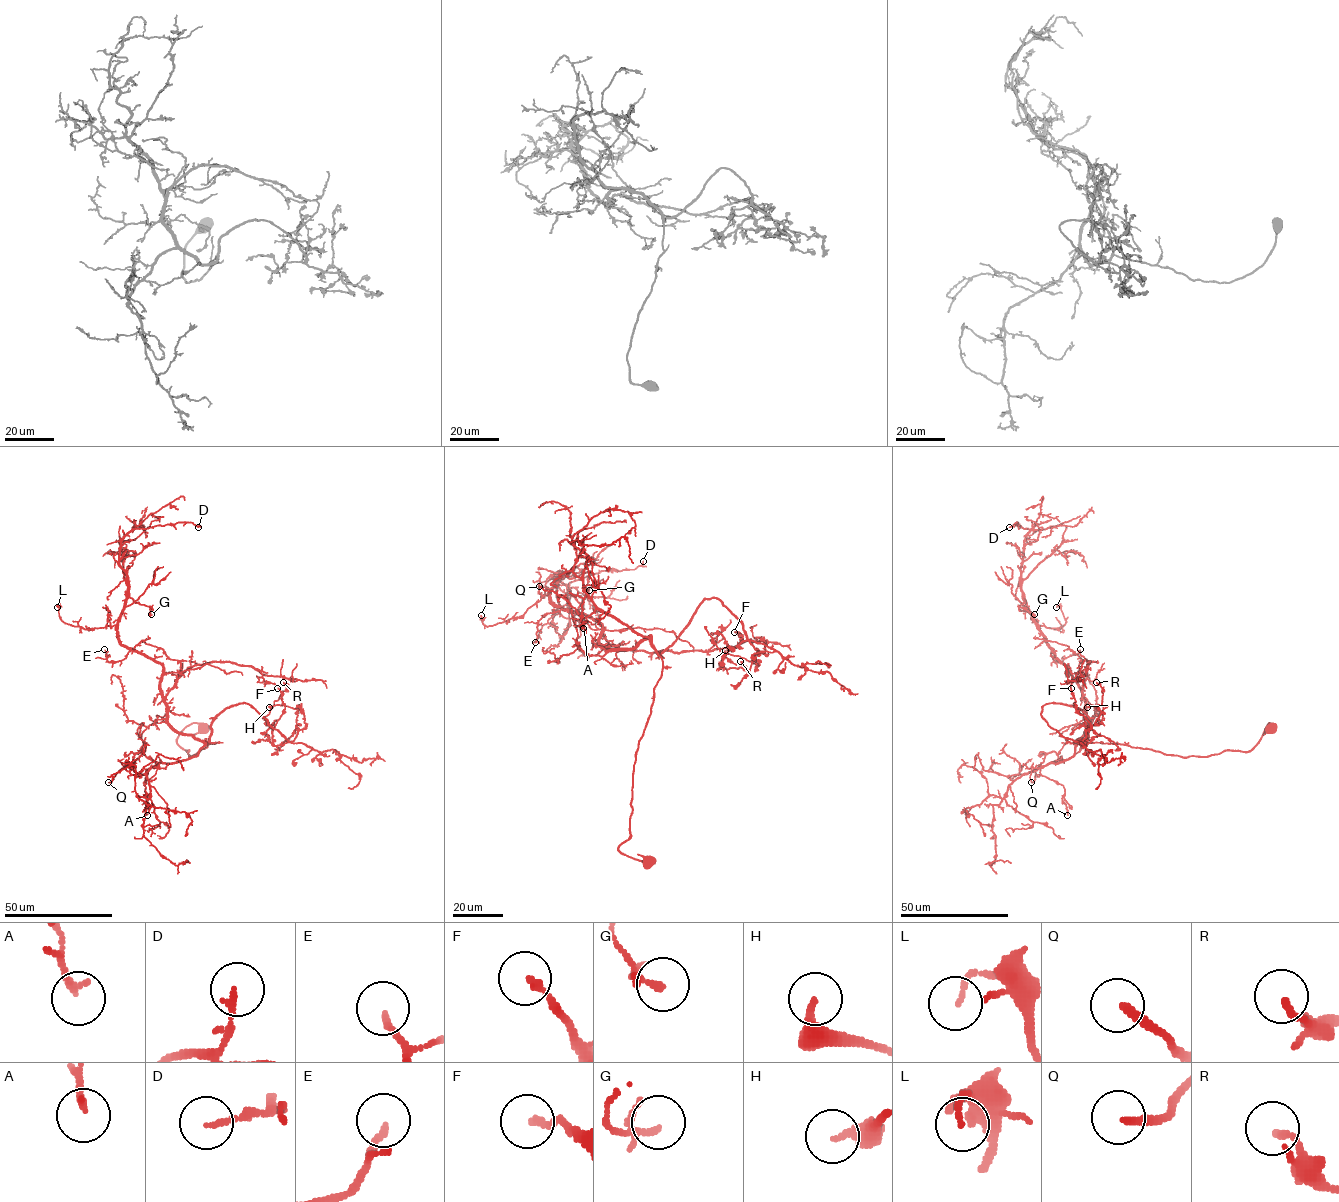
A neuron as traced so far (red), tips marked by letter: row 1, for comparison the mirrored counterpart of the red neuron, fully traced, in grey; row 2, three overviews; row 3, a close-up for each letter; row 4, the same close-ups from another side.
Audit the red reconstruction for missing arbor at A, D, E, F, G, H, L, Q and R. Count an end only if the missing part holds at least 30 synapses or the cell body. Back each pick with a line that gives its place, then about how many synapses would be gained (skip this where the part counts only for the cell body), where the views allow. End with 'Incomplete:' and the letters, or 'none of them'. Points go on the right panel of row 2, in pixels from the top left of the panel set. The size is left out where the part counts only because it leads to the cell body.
Q: at (1031, 782); about 45 synapses
Incomplete: Q

